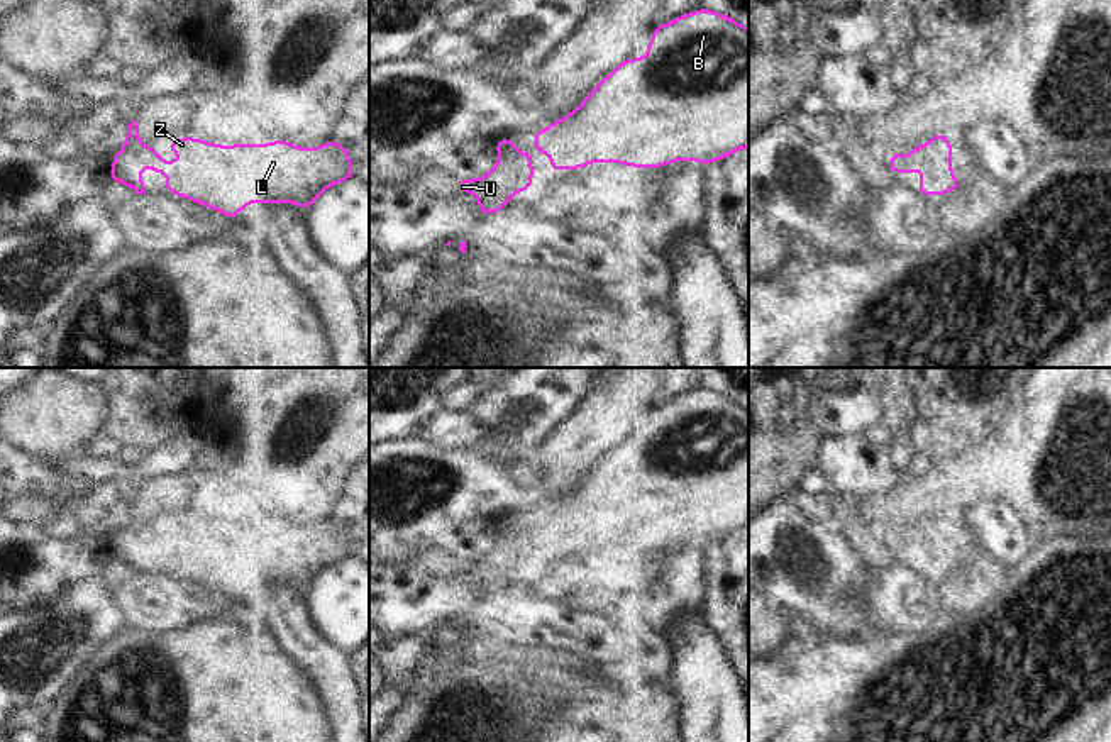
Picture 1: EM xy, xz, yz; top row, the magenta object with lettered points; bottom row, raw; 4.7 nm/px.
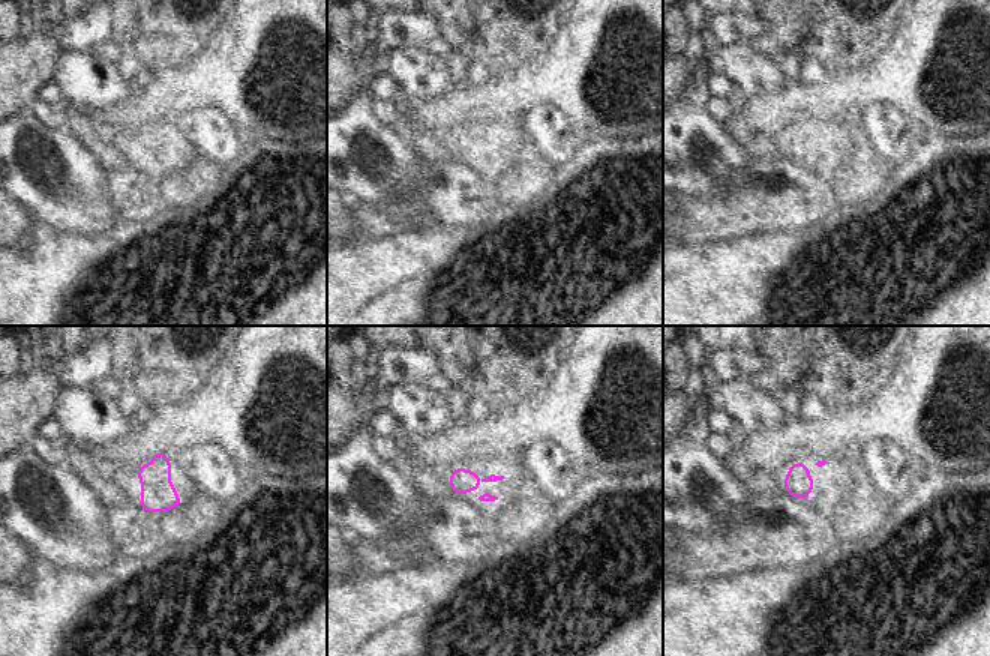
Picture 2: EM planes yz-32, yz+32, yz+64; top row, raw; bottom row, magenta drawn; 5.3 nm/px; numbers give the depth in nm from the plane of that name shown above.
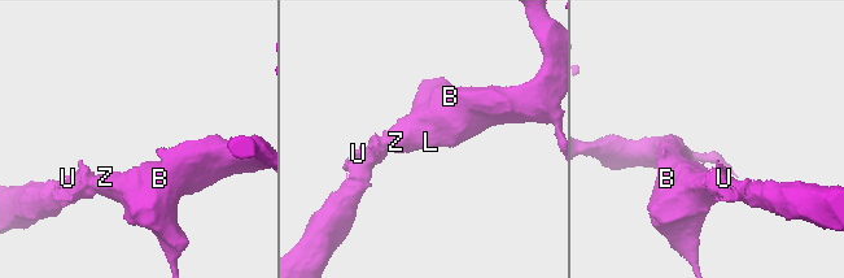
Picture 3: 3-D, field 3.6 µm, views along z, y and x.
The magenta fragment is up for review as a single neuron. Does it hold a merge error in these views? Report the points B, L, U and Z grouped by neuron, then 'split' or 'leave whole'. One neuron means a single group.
B L U Z; leave whole

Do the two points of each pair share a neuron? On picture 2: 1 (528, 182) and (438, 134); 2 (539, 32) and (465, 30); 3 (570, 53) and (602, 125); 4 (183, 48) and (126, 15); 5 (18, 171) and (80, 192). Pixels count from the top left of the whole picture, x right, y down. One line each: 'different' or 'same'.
1: same
2: same
3: same
4: same
5: same

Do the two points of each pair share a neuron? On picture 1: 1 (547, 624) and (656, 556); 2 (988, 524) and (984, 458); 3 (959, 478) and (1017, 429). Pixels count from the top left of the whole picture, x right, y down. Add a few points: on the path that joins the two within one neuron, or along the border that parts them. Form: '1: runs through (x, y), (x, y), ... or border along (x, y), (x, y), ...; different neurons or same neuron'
1: border along (532, 592), (551, 610), (574, 610), (596, 637); different neurons
2: border along (1000, 498), (1032, 522); different neurons
3: runs through (976, 478), (1008, 446); same neuron

